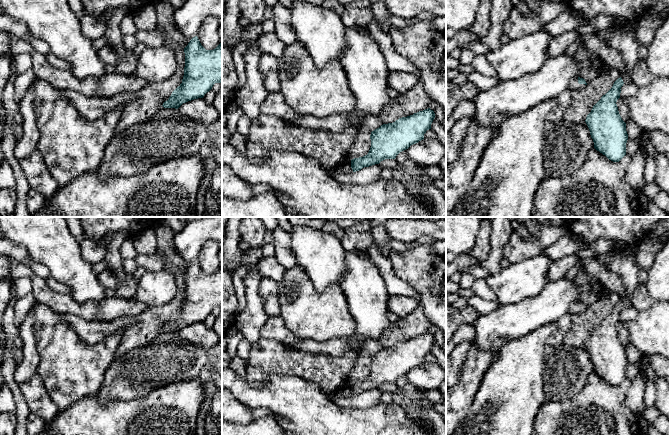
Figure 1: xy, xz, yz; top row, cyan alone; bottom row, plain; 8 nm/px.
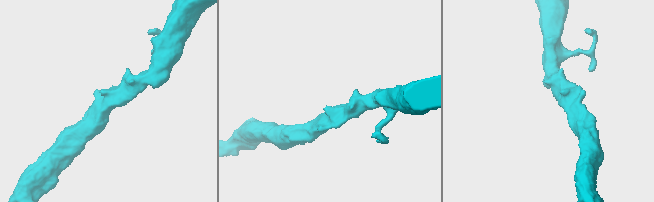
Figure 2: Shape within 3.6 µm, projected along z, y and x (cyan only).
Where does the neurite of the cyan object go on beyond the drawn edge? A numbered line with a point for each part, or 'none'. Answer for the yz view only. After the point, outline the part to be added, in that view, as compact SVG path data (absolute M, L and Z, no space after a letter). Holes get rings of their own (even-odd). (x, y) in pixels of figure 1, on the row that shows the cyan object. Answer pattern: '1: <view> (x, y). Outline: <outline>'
1: yz (573, 84). Outline: M573 77L568 84L568 89L570 90L576 90L576 89L581 89L584 88L586 85L585 84L579 84L578 83L578 77Z

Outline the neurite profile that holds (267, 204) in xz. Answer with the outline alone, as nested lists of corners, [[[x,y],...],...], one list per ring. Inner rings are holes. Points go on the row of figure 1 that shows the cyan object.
[[[270,190],[247,200],[222,197],[222,217],[295,217],[287,213]]]

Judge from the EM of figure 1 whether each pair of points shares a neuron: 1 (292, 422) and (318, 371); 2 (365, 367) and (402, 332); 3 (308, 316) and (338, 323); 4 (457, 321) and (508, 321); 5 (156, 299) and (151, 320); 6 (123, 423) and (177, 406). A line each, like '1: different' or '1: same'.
1: different
2: same
3: same
4: different
5: different
6: same

